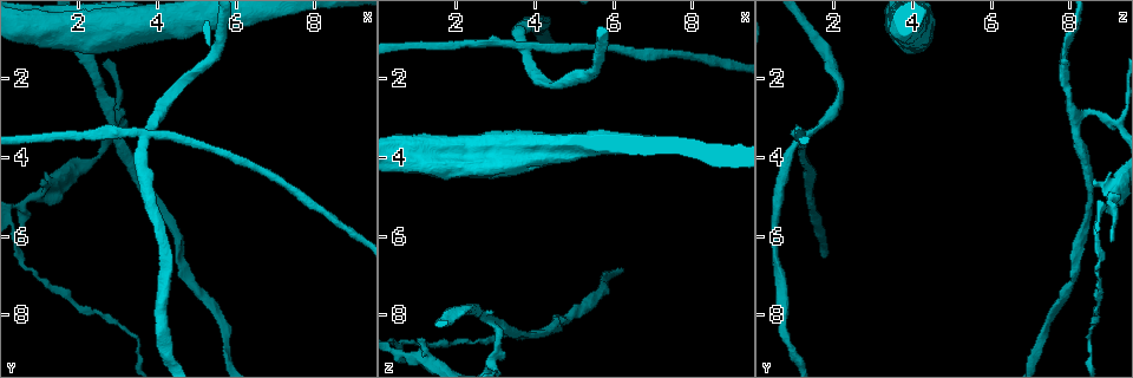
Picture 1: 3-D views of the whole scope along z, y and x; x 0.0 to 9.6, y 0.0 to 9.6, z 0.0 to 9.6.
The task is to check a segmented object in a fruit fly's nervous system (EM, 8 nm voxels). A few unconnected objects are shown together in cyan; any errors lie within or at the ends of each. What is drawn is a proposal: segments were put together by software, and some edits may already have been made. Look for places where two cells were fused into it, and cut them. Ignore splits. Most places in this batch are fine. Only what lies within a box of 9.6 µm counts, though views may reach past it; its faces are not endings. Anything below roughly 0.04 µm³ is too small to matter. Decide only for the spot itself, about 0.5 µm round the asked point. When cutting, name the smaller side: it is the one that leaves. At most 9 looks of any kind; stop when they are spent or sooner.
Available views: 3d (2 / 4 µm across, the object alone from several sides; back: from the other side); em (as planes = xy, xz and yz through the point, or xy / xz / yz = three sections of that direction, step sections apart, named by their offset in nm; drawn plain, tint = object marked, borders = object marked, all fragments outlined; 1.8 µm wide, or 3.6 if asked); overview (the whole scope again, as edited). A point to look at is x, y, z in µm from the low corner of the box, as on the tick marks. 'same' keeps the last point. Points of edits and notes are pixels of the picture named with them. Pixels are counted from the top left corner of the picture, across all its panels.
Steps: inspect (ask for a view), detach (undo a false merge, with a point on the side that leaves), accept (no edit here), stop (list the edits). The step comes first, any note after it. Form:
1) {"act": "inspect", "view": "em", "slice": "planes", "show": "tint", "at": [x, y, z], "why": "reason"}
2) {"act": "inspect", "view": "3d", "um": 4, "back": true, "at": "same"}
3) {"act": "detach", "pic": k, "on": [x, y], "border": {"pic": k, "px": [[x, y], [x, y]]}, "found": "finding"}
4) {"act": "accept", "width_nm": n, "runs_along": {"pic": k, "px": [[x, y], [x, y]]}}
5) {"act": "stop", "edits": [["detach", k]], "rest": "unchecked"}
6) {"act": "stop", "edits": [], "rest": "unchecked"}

{"act": "inspect", "view": "3d", "um": 4, "at": [3.80, 3.40, 1.20], "why": "a narrow waist"}

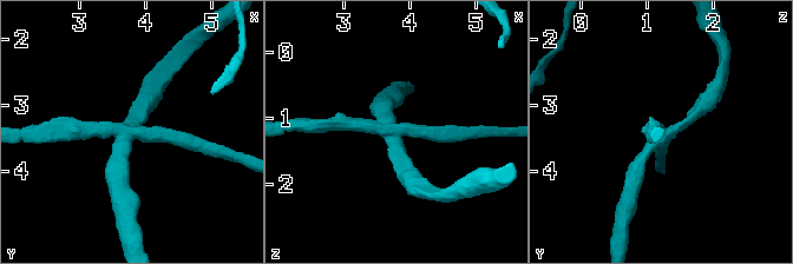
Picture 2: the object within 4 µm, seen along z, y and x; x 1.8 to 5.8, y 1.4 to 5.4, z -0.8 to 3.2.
{"act": "inspect", "view": "em", "slice": "planes", "show": "tint", "at": [3.75, 3.40, 1.20]}

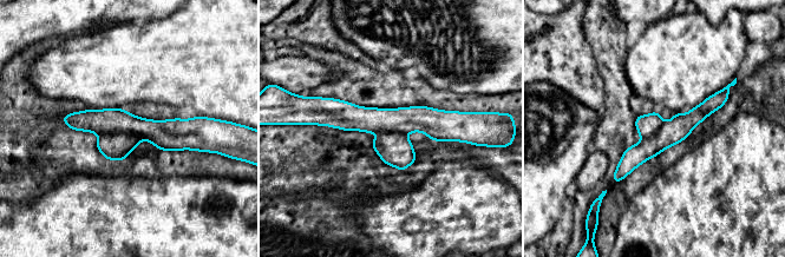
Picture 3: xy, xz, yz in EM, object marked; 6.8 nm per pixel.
{"act": "detach", "pic": 3, "on": [100, 122], "width_nm": 220, "border": {"pic": 3, "px": [[98, 134], [132, 132], [142, 139]]}, "found": "a second cell is stuck on"}

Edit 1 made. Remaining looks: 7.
{"act": "inspect", "view": "em", "um": 3.6, "slice": "planes", "show": "tint", "at": [2.95, 3.25, 8.10], "why": "a fork"}

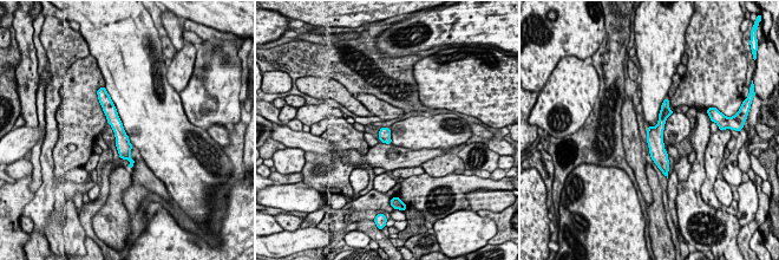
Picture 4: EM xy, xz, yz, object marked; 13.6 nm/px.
{"act": "accept", "runs_along": {"pic": 4, "px": [[666, 103], [658, 130], [662, 164]]}, "found": "one cell here"}

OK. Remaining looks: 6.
{"act": "inspect", "view": "3d", "um": 2, "at": [2.55, 7.95, 8.70], "why": "a narrow waist"}

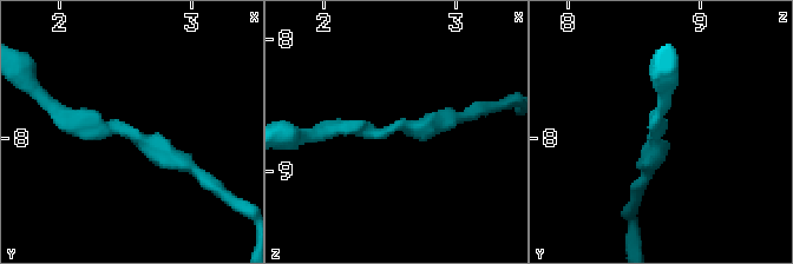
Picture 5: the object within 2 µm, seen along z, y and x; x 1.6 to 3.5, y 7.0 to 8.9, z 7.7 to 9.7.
{"act": "inspect", "view": "em", "slice": "planes", "show": "tint", "at": [2.56, 8.00, 8.68], "why": "now the EM"}

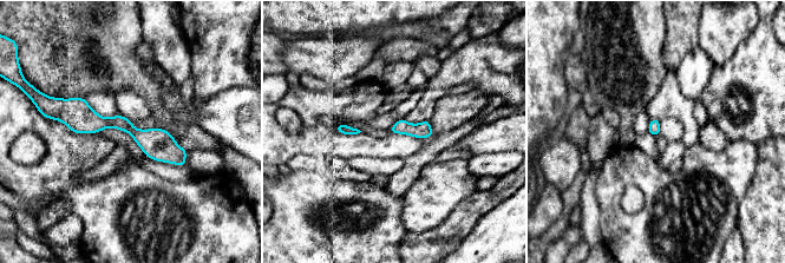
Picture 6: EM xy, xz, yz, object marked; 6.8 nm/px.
{"act": "accept", "runs_along": {"pic": 6, "px": [[61, 114], [123, 123], [182, 162]]}, "found": "all the same cell"}

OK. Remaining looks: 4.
{"act": "inspect", "view": "3d", "um": 4, "at": [1.00, 5.00, 9.15], "why": "sudden change in width"}

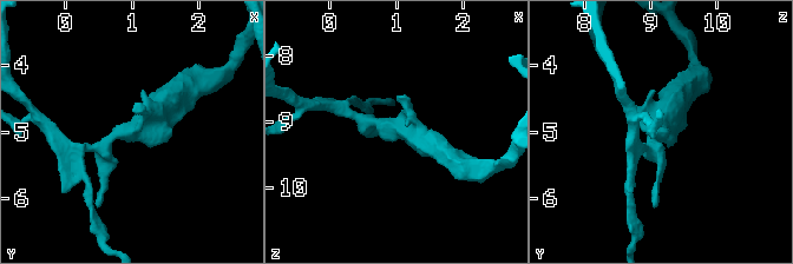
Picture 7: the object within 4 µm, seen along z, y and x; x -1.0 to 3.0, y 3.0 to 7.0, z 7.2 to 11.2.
{"act": "inspect", "view": "em", "um": 3.6, "slice": "planes", "show": "borders", "at": [0.90, 5.00, 9.10]}

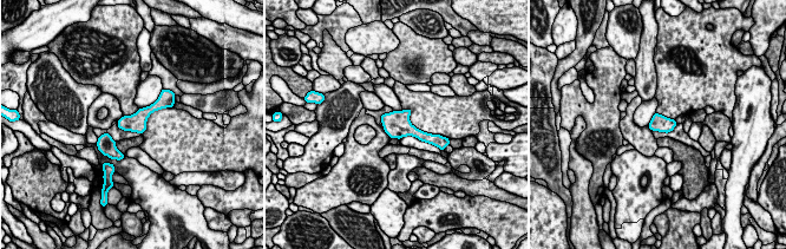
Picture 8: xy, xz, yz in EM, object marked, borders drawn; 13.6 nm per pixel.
{"act": "accept", "found": "continuous, no second cell"}

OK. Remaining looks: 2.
{"act": "stop", "edits": [["detach", 3]], "rest": "unchecked"}

